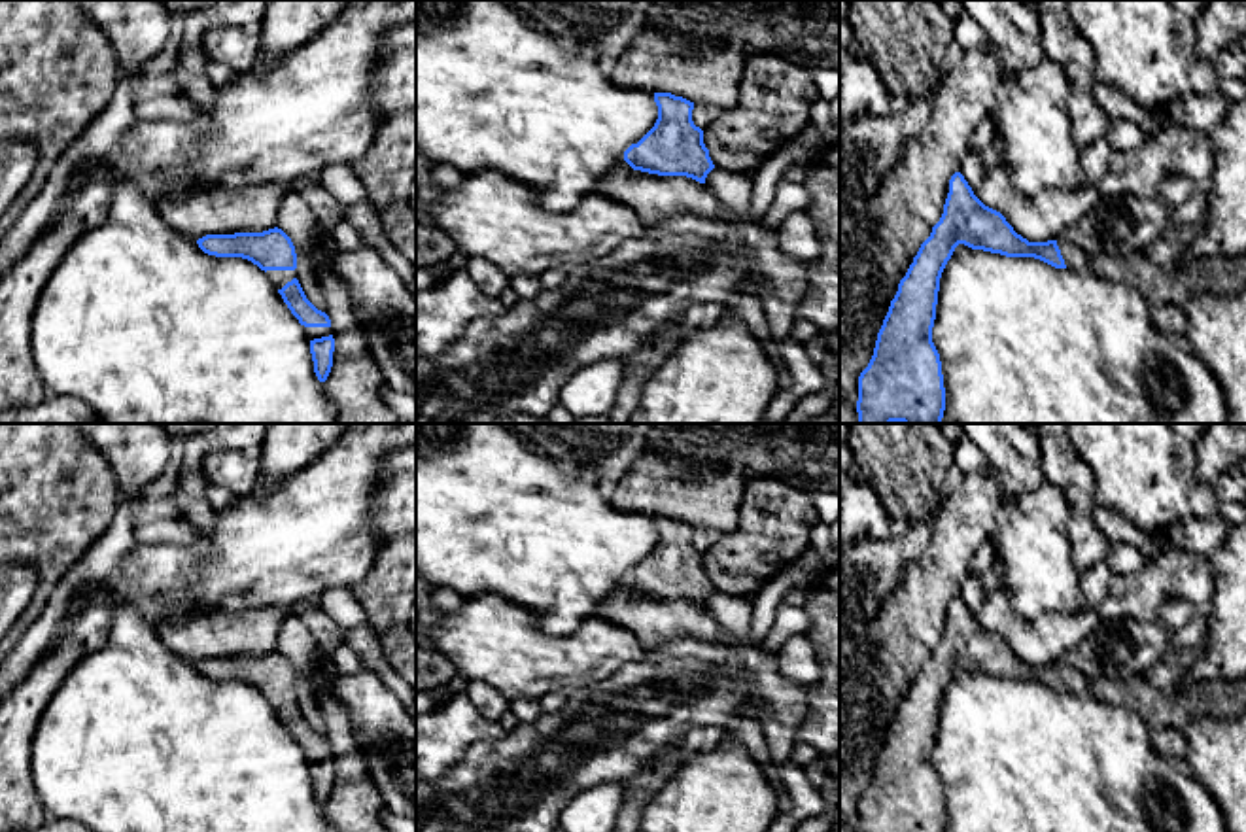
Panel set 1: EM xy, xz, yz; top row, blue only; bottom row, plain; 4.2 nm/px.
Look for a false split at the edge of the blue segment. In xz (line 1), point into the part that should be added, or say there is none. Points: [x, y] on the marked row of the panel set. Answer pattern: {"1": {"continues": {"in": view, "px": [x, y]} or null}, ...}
{"1": {"continues": null}}

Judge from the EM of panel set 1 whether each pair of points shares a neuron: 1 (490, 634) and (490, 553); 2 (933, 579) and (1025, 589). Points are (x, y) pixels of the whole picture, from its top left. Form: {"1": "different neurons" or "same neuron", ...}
{"1": "different neurons", "2": "different neurons"}

